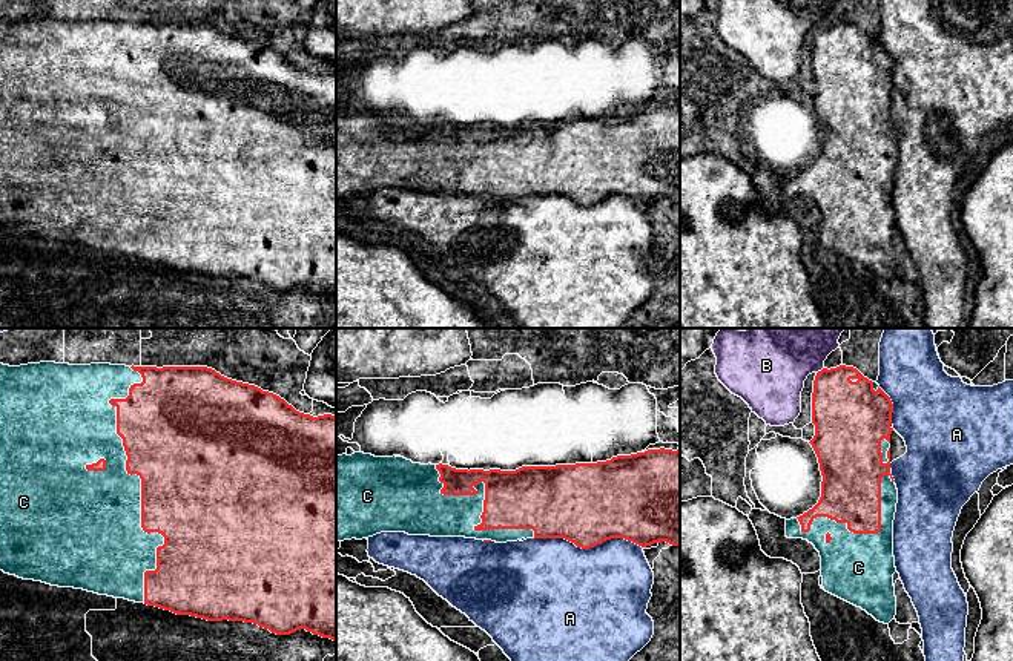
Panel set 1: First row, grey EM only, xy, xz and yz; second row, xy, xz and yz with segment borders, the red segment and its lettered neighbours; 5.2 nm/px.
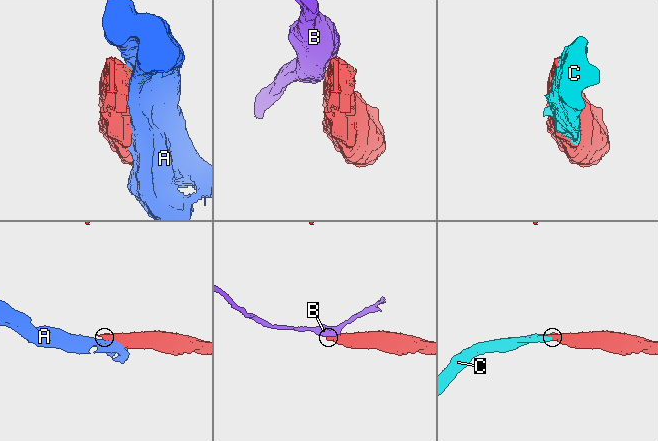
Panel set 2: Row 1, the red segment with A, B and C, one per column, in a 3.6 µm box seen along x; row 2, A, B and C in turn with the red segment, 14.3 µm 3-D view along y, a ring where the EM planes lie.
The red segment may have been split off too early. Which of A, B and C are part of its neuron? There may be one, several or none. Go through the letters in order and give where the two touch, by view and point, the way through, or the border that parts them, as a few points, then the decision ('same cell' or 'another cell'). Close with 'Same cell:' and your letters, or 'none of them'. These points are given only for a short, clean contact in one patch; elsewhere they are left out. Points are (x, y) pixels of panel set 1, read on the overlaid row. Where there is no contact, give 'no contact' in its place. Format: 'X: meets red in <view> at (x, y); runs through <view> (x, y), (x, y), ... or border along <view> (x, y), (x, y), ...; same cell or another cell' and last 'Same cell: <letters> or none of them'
A: meets red in xz at (588, 548); another cell
B: meets red in yz at (821, 370); another cell
C: meets red in xy at (141, 482); same cell
Same cell: C

